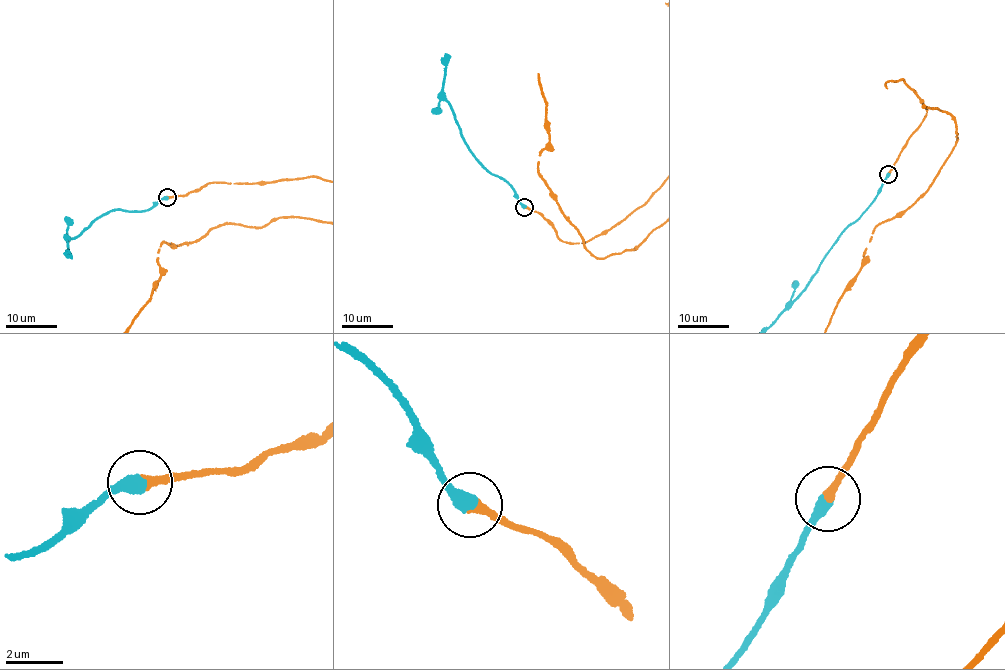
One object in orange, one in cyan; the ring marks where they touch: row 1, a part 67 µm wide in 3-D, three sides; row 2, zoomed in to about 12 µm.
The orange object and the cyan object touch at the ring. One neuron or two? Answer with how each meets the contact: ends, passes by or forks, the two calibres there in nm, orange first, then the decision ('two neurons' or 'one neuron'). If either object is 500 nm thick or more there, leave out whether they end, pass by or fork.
orange ends there; cyan ends there; 320 nm thick on the orange side, 480 nm on the other; one neuron

